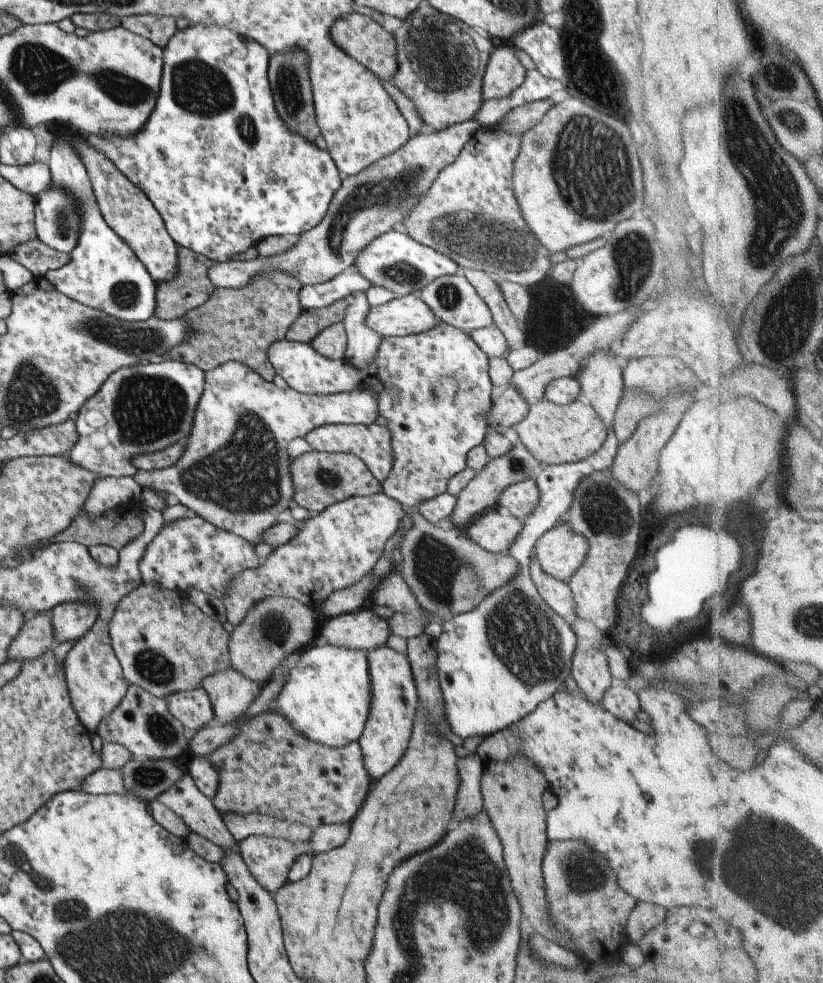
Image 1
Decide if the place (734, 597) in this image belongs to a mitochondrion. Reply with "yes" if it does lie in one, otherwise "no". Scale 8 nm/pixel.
no

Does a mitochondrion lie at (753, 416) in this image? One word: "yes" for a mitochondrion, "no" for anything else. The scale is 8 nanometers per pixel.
no

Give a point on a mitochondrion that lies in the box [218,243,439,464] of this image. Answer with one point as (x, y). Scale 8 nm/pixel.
(402, 274)

